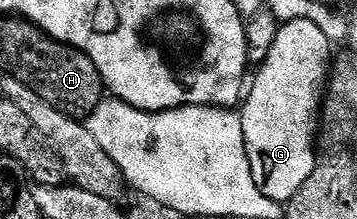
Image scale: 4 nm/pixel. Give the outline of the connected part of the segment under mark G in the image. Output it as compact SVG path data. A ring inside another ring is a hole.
M294 19L281 24L278 35L274 39L274 47L270 47L270 55L266 55L266 59L255 70L256 78L251 78L250 88L247 90L246 96L242 101L242 112L240 113L240 122L242 123L242 135L246 143L246 155L250 159L250 175L254 175L254 183L258 187L258 191L262 191L262 195L266 195L266 199L287 203L291 197L302 187L306 179L310 177L310 171L314 171L316 163L316 143L318 140L318 122L322 112L322 102L326 92L326 86L329 84L328 64L332 61L333 42L329 41L326 35L322 35L322 27L315 26L308 19Z

